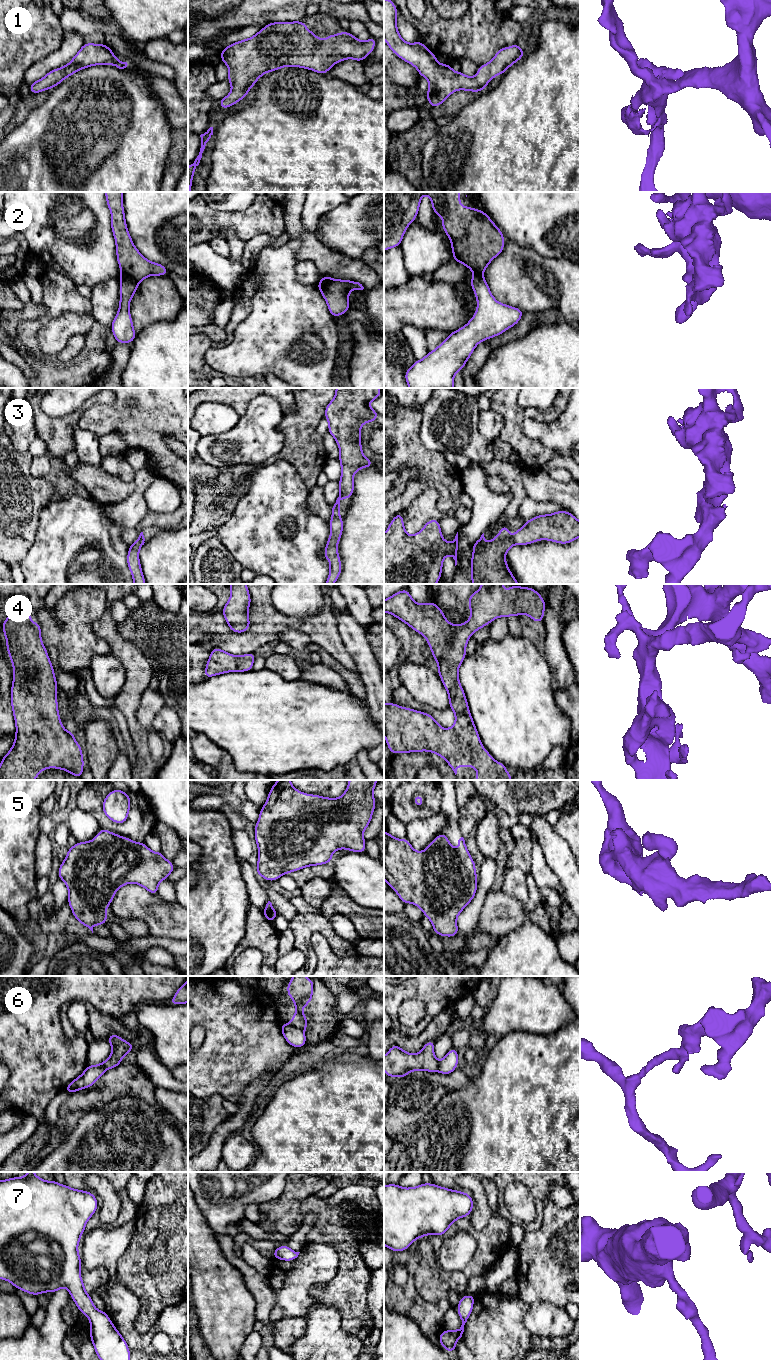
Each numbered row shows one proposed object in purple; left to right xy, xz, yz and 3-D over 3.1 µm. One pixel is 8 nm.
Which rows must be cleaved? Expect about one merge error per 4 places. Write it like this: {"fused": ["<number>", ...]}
{"fused": ["2", "6"]}

